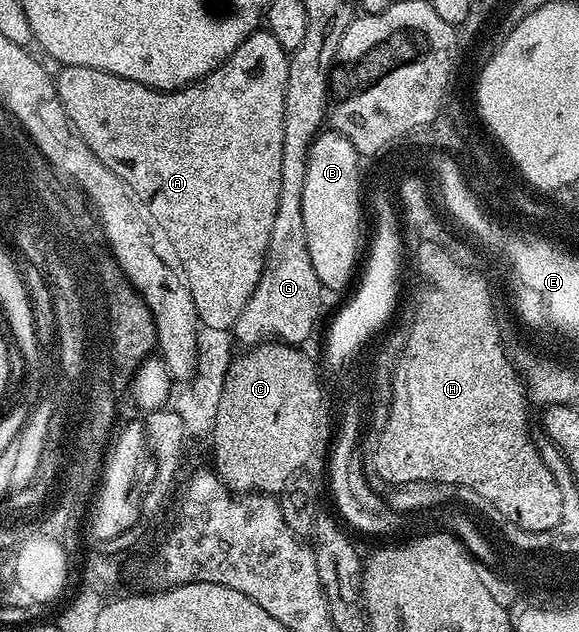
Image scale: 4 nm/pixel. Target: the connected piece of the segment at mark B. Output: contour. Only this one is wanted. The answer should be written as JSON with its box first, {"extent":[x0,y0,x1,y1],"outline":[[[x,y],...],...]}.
{"extent":[301,129,361,292],"outline":[[[334,129],[324,130],[311,143],[305,169],[305,189],[301,197],[301,209],[305,213],[305,241],[309,241],[313,270],[328,292],[343,291],[352,286],[351,274],[359,259],[361,188],[358,159],[352,150],[344,135]]]}

